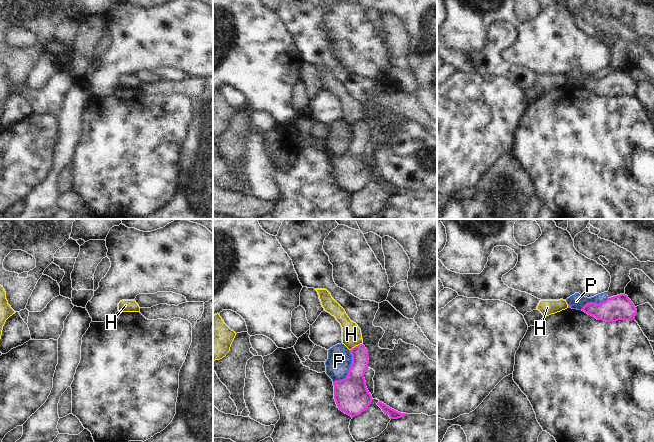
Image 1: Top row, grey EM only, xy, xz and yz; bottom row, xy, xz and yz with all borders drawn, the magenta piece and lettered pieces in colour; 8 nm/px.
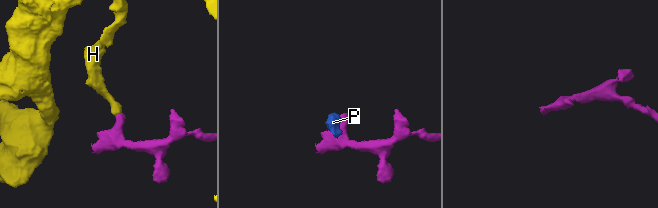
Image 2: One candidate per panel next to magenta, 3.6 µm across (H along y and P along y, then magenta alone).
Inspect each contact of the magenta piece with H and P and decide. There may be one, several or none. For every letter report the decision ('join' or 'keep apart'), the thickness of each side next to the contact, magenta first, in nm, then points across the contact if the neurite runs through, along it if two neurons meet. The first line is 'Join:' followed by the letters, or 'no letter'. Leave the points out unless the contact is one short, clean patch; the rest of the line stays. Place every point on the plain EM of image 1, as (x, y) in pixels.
Join: no letter
H: keep apart; calibres 140 and 160 nm; border xz (362, 119), (350, 126)
P: keep apart; calibres 280 and 200 nm; border xz (350, 126), (351, 142), (348, 150), (344, 154), (333, 158)

